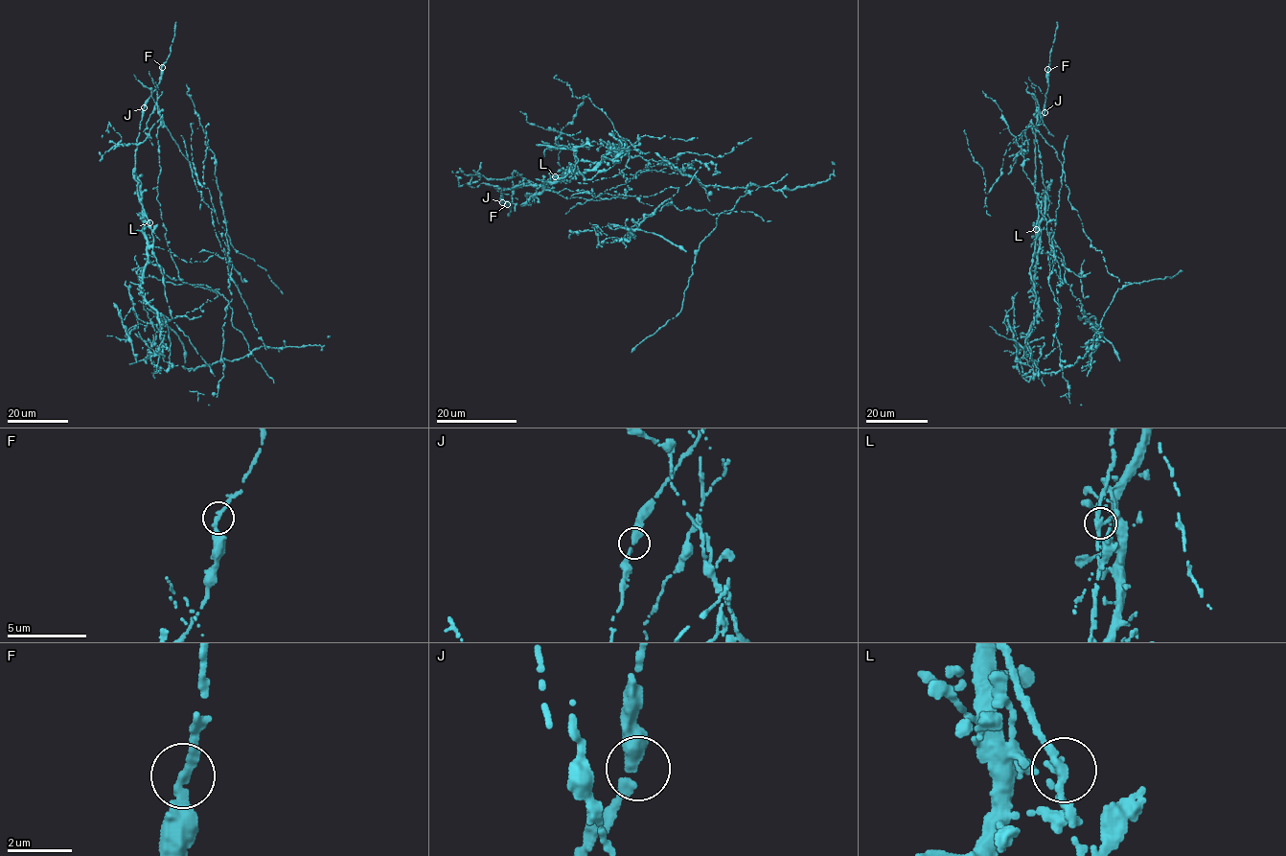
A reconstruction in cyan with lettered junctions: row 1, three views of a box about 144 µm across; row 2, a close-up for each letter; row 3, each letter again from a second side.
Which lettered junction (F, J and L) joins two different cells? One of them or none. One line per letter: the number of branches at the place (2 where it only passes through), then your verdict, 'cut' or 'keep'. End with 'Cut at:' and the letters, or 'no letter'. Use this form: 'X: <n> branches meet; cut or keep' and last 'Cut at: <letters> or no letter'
F: 2 branches meet; keep
J: 2 branches meet; keep
L: 2 branches meet; cut
Cut at: L

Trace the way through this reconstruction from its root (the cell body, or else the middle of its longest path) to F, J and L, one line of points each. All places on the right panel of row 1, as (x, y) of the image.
F: (1053, 252), (1048, 266), (1048, 254), (1041, 253), (1034, 189), (1034, 135), (1047, 69)
J: (1053, 252), (1056, 258), (1054, 254), (1048, 266), (1048, 254), (1041, 253), (1034, 189), (1034, 135), (1044, 112)
L: (1053, 252), (1056, 258), (1054, 254), (1053, 263), (1048, 266), (1048, 254), (1042, 253), (1040, 235), (1036, 229)

